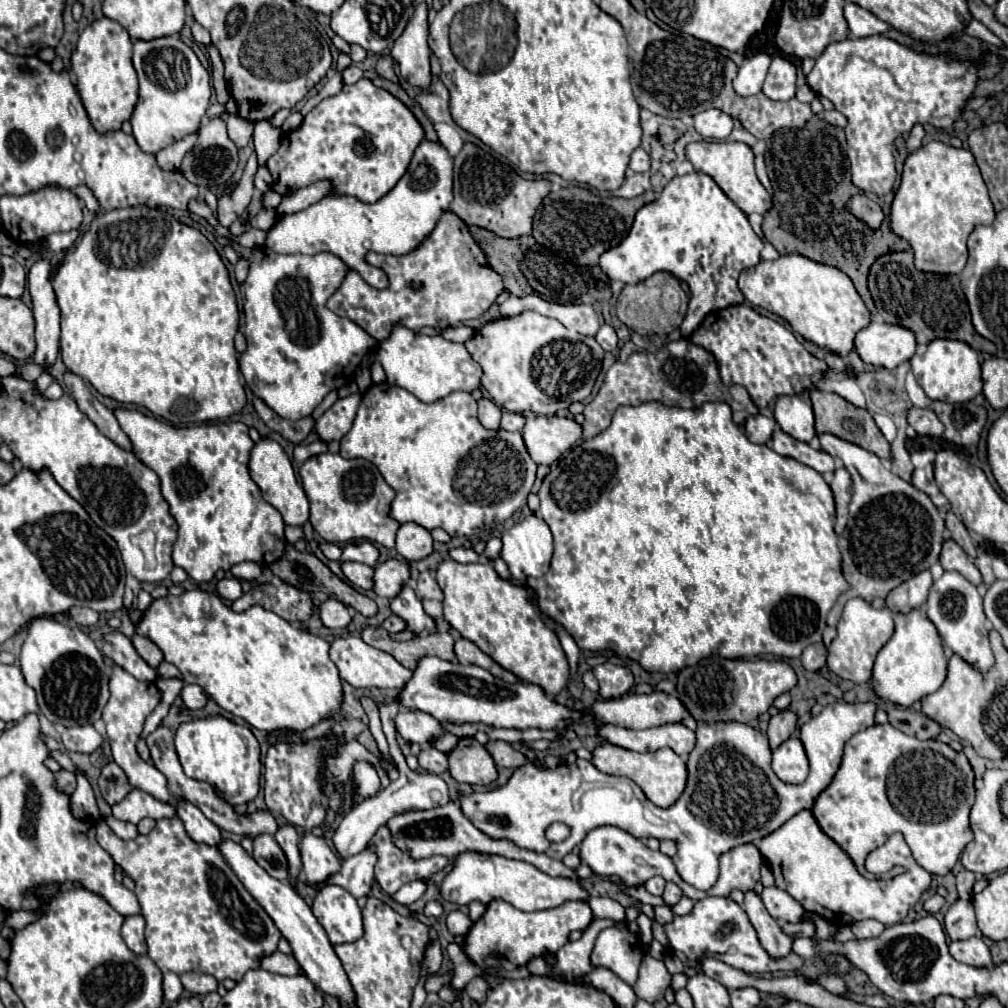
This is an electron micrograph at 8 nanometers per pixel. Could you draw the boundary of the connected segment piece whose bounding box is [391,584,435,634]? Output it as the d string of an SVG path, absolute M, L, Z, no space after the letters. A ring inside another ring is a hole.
M405 584L401 588L401 592L391 600L391 610L393 610L393 614L401 616L407 622L407 630L415 630L417 634L423 634L423 632L435 628L433 618L429 618L425 614L421 600L415 596L415 592L409 584Z

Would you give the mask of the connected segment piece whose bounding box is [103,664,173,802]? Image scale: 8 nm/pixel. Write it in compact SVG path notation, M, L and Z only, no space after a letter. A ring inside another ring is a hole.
M113 664L111 666L111 680L109 680L109 690L111 690L111 698L107 702L107 706L103 708L103 722L107 726L107 738L113 750L113 760L125 770L129 782L139 788L145 790L149 794L153 794L157 800L173 800L169 788L167 788L167 780L165 776L151 764L143 762L137 756L135 744L141 738L143 732L143 724L145 718L155 710L155 706L159 704L159 690L157 686L153 686L153 682L141 682L137 678L133 678L129 672L125 672L121 666Z

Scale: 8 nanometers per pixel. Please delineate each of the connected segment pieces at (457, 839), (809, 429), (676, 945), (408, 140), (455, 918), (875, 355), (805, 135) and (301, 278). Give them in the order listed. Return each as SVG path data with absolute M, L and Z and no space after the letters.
M449 804L439 806L439 808L433 808L433 810L407 812L407 814L395 816L393 820L387 822L387 826L391 828L393 842L395 842L399 848L409 848L413 858L425 858L425 856L431 856L431 854L443 854L443 856L447 856L447 858L453 860L453 856L459 856L459 854L463 854L463 852L499 854L499 856L505 856L505 858L515 858L515 860L529 862L529 864L537 866L541 872L545 872L545 874L549 874L549 876L577 878L577 876L575 876L563 862L559 862L559 860L551 860L551 858L545 856L545 854L537 854L537 852L519 848L519 846L517 846L515 842L511 842L511 840L505 840L505 838L495 840L495 838L487 836L485 832L481 832L479 828L475 828L473 822L471 822L461 810L457 812L455 824L453 824L453 828L449 830Z
M781 396L775 402L775 420L781 430L801 442L811 442L815 436L815 416L811 404L799 396Z
M707 896L699 902L695 902L695 906L689 914L673 916L673 922L665 924L663 928L665 928L667 940L669 940L669 950L683 952L689 960L695 960L695 962L735 952L737 958L745 958L745 962L753 960L753 964L747 964L747 966L743 964L743 966L733 966L733 968L749 972L749 974L761 974L761 976L773 974L773 972L793 972L803 964L803 960L795 952L791 952L785 960L773 960L761 948L757 932L755 932L753 924L749 922L747 912L731 898Z
M361 78L357 84L345 86L337 96L319 102L303 118L303 124L297 130L287 132L281 140L281 148L267 160L267 168L273 176L273 190L281 196L291 194L297 188L309 186L317 180L329 178L335 186L333 194L355 196L361 202L373 204L395 188L395 184L401 180L411 162L413 150L419 146L423 138L425 132L421 124L403 102L399 102L387 90L375 86L369 78Z
M455 910L455 912L451 912L449 916L447 916L447 928L449 928L449 932L451 934L467 934L469 930L471 930L471 926L473 926L473 922L469 920L469 916L467 914L463 914L463 912L459 912L459 910Z
M871 322L855 336L855 352L867 364L881 368L897 368L917 350L913 332L901 326Z
M813 116L799 130L777 130L767 140L765 164L773 186L773 208L763 220L763 234L781 256L787 252L801 254L809 260L835 266L845 272L853 280L869 312L877 314L871 294L867 292L869 268L881 254L909 252L911 246L889 230L887 218L881 228L873 230L847 208L847 202L857 194L857 188L851 184L843 142L843 130L825 124L819 116Z
M267 246L255 248L249 260L249 276L245 280L245 340L247 350L239 356L239 368L249 384L251 392L259 396L271 410L281 418L301 420L311 416L311 412L321 404L321 400L341 386L345 386L361 360L377 346L365 330L361 330L353 320L341 318L327 310L327 298L339 288L345 272L349 270L345 262L329 252L315 256L305 254L277 254Z

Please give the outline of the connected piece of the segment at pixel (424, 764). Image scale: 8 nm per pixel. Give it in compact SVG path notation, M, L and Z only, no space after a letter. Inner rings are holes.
M429 746L425 750L421 750L419 754L419 766L427 772L433 774L443 774L447 770L447 756L443 752L439 752L435 746Z

